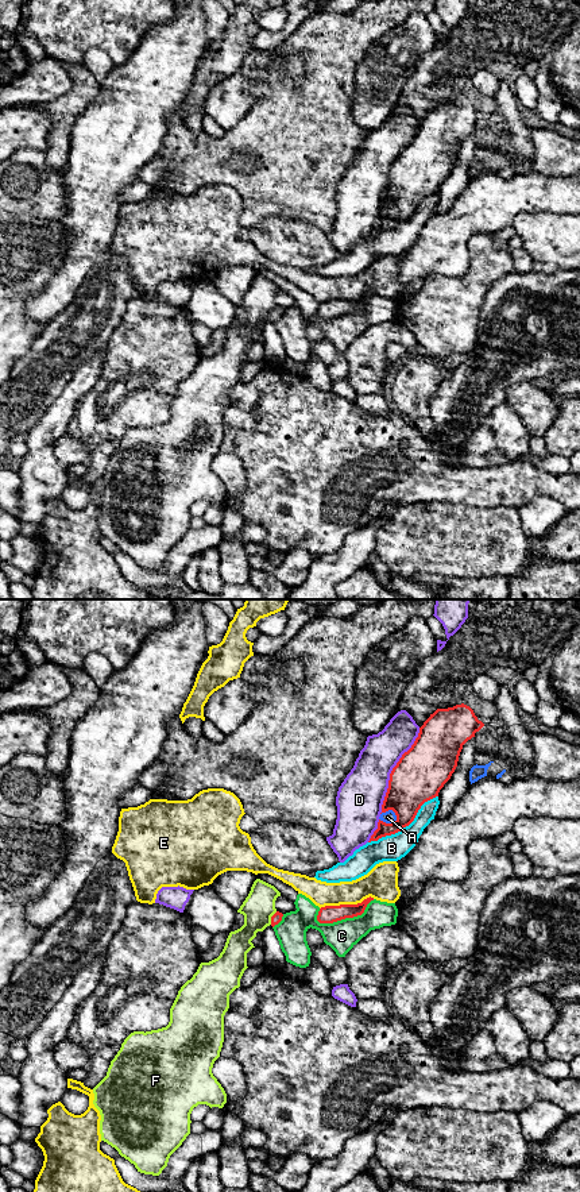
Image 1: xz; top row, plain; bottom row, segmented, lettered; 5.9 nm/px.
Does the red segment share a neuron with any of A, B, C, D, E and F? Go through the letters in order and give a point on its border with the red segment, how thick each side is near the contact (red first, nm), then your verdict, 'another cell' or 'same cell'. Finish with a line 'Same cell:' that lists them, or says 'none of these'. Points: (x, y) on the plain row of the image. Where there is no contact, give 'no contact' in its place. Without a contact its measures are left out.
A: meets red in xz at (389, 219); 260 nm thick on the red side, 70 nm on the other; another cell
B: meets red in xz at (405, 222); 260 nm thick on the red side, 160 nm on the other; another cell
C: meets red in xz at (345, 312); 110 nm thick on the red side, 180 nm on the other; another cell
D: meets red in xz at (391, 166); 300 nm thick on the red side, 280 nm on the other; another cell
E: meets red in xz at (347, 300); 110 nm thick on the red side, 200 nm on the other; another cell
F: meets red in xz at (271, 313); 60 nm thick on the red side, 190 nm on the other; another cell
Same cell: none of these

